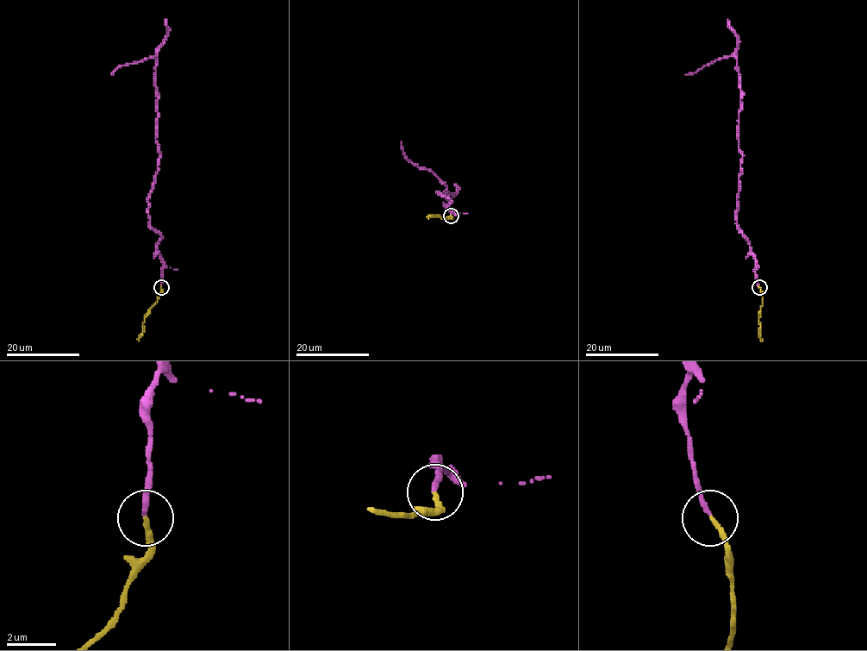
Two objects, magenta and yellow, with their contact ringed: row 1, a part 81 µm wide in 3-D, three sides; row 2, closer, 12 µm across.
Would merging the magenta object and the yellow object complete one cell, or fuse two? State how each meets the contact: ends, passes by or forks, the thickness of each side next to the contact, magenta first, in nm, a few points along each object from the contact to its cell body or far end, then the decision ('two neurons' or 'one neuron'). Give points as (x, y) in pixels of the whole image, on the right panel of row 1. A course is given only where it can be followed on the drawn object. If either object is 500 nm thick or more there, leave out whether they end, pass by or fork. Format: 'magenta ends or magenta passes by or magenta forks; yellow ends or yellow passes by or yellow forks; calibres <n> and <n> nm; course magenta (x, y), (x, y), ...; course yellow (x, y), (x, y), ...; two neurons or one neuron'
magenta ends; yellow ends; calibres 180 and 200 nm; course magenta (759, 286), (750, 243), (736, 222), (742, 160), (737, 59), (733, 55), (723, 56), (684, 75); course yellow (759, 287), (762, 301), (759, 334), (762, 341); one neuron

